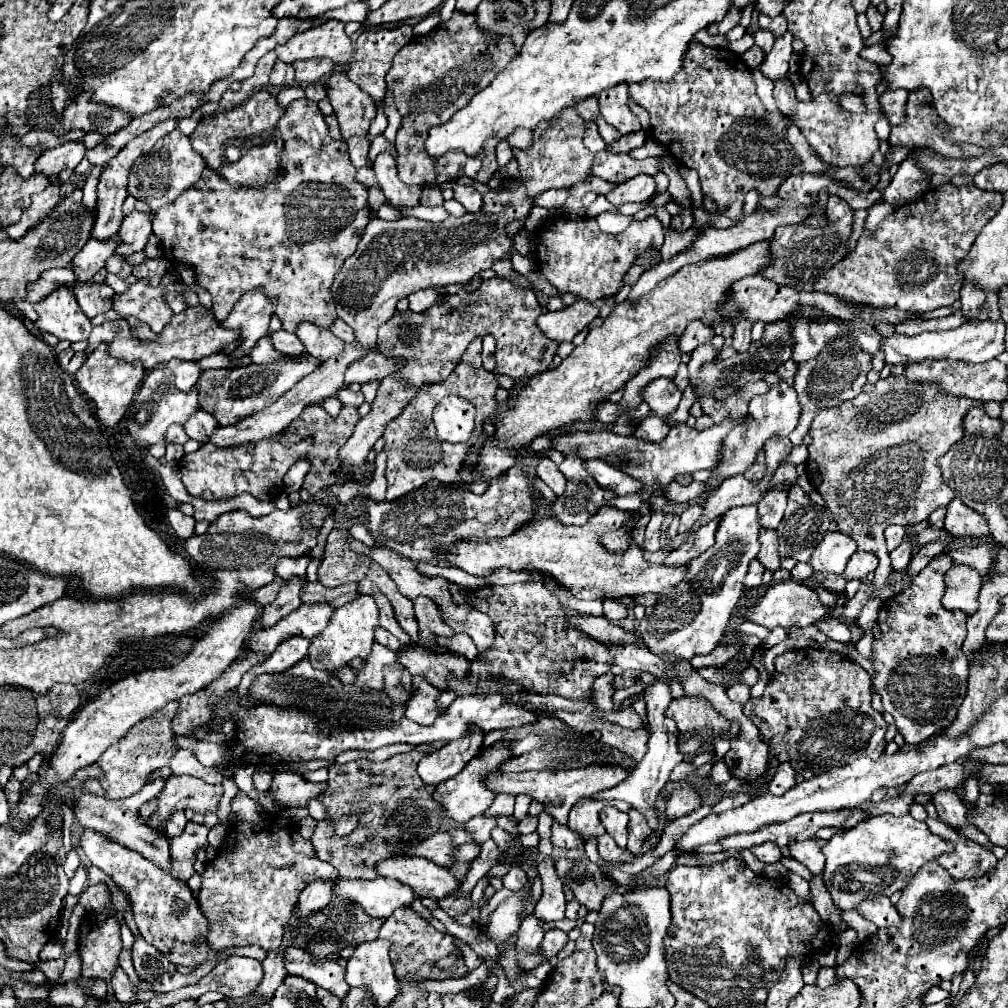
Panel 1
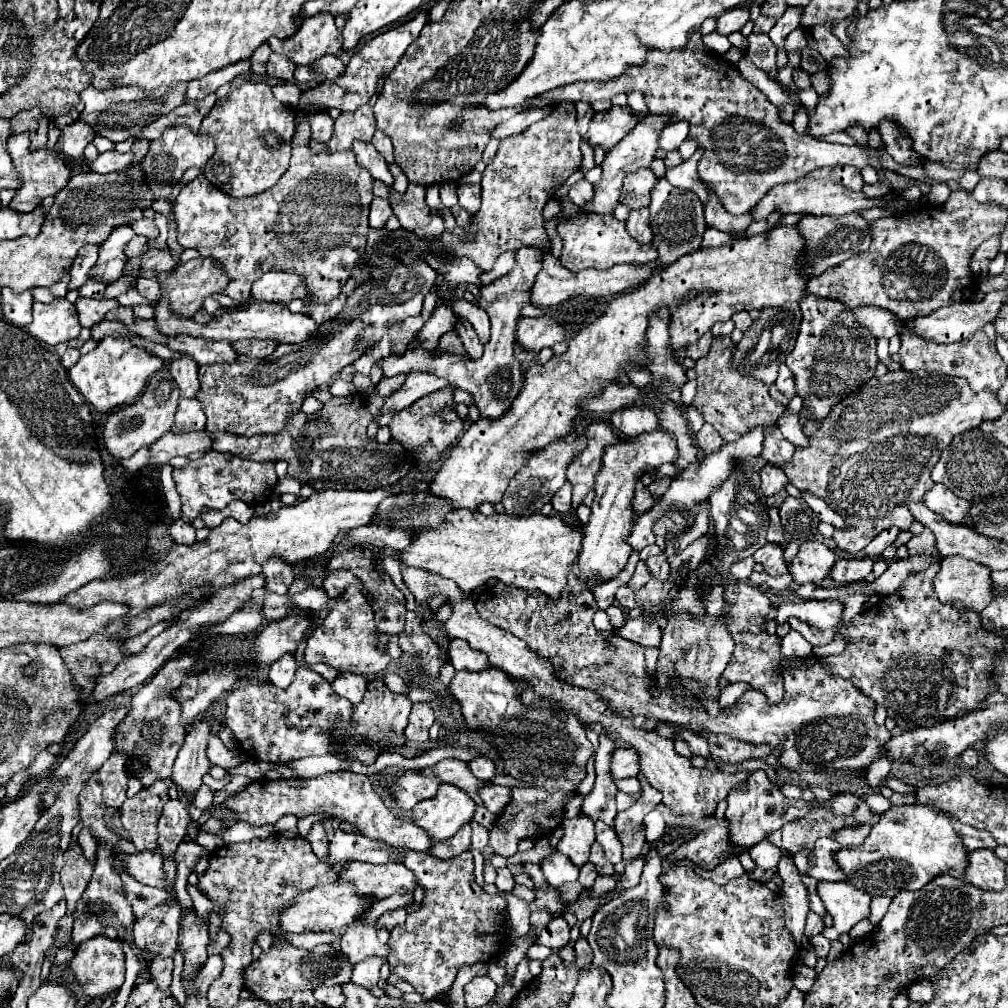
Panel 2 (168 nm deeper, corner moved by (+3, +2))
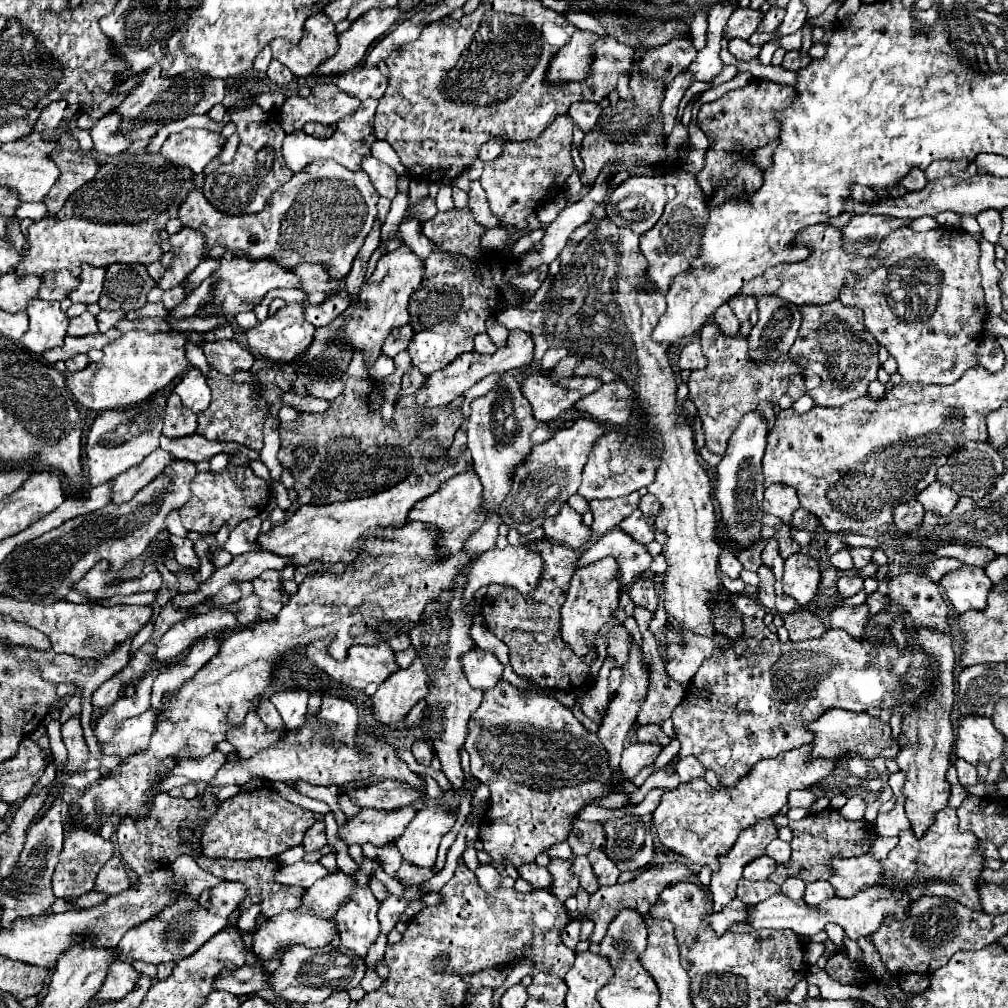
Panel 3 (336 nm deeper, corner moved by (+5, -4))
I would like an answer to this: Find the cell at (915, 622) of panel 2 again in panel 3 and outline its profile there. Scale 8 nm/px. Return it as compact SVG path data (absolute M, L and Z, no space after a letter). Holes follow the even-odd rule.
M915 572L899 574L893 576L889 582L889 606L881 610L879 614L871 616L867 626L865 626L865 638L853 638L845 630L827 630L823 638L817 640L801 640L801 642L781 642L777 634L769 632L767 626L763 624L765 608L755 600L745 594L729 594L729 600L737 608L743 620L743 634L737 638L729 638L723 632L715 632L715 650L713 656L707 658L701 668L697 670L695 678L687 686L687 696L683 702L673 710L673 726L677 740L681 744L679 756L695 756L705 768L713 770L723 786L733 786L739 776L745 776L763 758L777 758L783 752L795 750L813 736L801 728L799 722L803 720L815 720L825 712L827 708L845 708L853 712L867 712L869 708L881 708L889 710L891 714L913 714L917 710L917 702L921 696L927 696L939 682L939 668L919 644L909 646L899 652L897 642L893 638L893 620L903 618L905 626L905 636L917 636L919 628L931 628L943 634L953 636L953 626L951 626L951 610L945 602L945 598L939 592L939 586Z

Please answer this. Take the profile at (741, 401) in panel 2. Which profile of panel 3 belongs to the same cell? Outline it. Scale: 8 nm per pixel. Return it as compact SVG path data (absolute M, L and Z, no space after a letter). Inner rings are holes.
M709 322L701 328L701 346L707 358L707 366L703 370L693 370L689 376L689 398L695 402L699 416L705 428L705 446L723 456L729 436L735 432L739 420L759 410L759 402L769 402L771 406L779 404L779 398L787 392L788 379L791 374L802 374L803 368L791 364L787 356L783 356L775 364L761 364L755 366L747 356L747 338L737 336L723 336L719 328Z

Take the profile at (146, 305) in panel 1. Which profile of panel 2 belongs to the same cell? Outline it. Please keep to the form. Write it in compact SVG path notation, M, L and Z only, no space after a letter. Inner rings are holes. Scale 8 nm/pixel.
M203 256L179 264L173 274L159 278L161 292L169 294L173 310L185 318L193 318L193 314L203 308L207 296L223 294L227 282L231 280L223 274L219 262L211 262Z

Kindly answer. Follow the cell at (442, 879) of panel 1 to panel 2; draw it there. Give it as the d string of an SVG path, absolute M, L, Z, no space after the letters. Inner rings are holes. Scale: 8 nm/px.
M351 862L349 866L343 866L337 876L337 882L353 882L359 896L371 896L375 900L387 898L391 894L407 894L417 886L415 874L403 864L375 866L365 862Z

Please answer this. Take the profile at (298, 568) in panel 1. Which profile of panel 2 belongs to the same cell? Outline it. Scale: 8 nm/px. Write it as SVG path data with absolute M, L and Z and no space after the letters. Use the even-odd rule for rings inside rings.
M271 558L263 564L261 574L265 576L265 588L275 594L287 594L289 584L295 580L295 568L279 558Z

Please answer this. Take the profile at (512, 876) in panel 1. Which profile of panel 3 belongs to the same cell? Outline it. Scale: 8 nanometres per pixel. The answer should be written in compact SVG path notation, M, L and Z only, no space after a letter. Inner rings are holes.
M487 864L487 866L479 866L475 870L477 874L477 882L479 886L487 892L487 894L495 894L499 890L499 884L501 884L501 874L499 870L493 866L493 864Z

